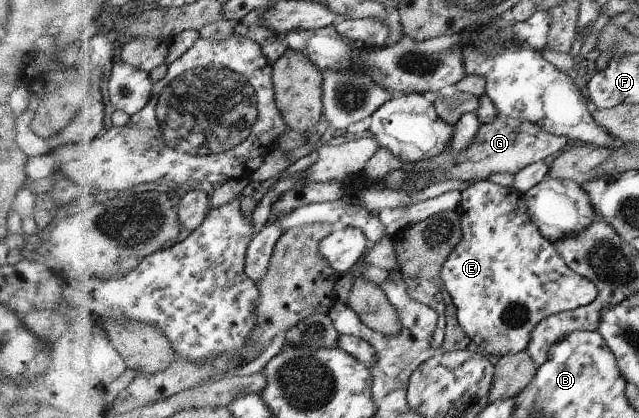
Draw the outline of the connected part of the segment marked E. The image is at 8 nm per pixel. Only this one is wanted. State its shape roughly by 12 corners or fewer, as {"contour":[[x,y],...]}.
{"contour":[[512,188],[461,192],[443,292],[486,355],[596,299]]}

